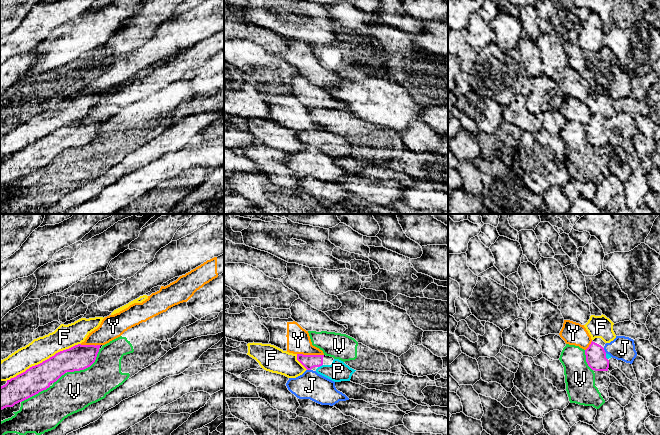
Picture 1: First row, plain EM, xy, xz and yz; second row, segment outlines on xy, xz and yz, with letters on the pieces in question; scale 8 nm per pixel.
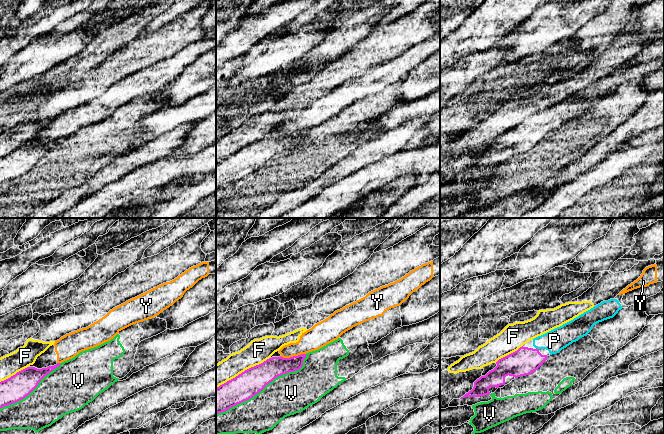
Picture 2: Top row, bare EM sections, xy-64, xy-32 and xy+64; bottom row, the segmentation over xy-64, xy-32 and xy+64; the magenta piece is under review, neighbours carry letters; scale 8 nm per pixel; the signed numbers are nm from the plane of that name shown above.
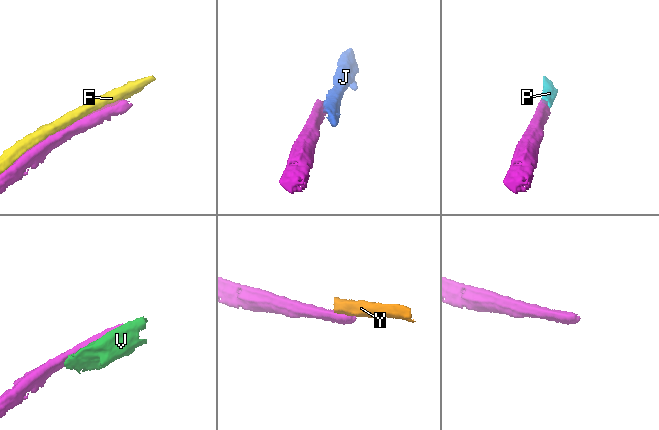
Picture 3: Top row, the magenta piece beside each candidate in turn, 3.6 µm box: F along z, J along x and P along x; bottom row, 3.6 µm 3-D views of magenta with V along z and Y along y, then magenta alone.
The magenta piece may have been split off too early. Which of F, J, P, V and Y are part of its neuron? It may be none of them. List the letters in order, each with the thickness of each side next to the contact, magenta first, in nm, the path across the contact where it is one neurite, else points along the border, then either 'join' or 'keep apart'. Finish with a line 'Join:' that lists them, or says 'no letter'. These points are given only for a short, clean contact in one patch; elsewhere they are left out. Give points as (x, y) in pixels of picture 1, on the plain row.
F: 220 nm thick on the magenta side, 190 nm on the other; keep apart
J: 160 nm thick on the magenta side, 190 nm on the other; border along yz (603, 124), (606, 128); keep apart
P: 110 nm thick on the magenta side, 170 nm on the other; runs through xz (308, 137), (316, 137), (320, 141), (327, 147), (338, 147); join
V: 200 nm thick on the magenta side, 320 nm on the other; keep apart
Y: 110 nm thick on the magenta side, 190 nm on the other; border along xz (297, 129), (323, 131); keep apart
Join: P

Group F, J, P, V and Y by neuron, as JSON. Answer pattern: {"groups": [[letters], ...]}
{"groups": [["F"], ["J"], ["P"], ["V"], ["Y"]]}

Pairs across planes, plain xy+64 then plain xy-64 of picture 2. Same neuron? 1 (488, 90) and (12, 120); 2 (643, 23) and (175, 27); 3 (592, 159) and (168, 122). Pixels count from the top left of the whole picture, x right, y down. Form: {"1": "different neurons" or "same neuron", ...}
{"1": "same neuron", "2": "same neuron", "3": "different neurons"}

